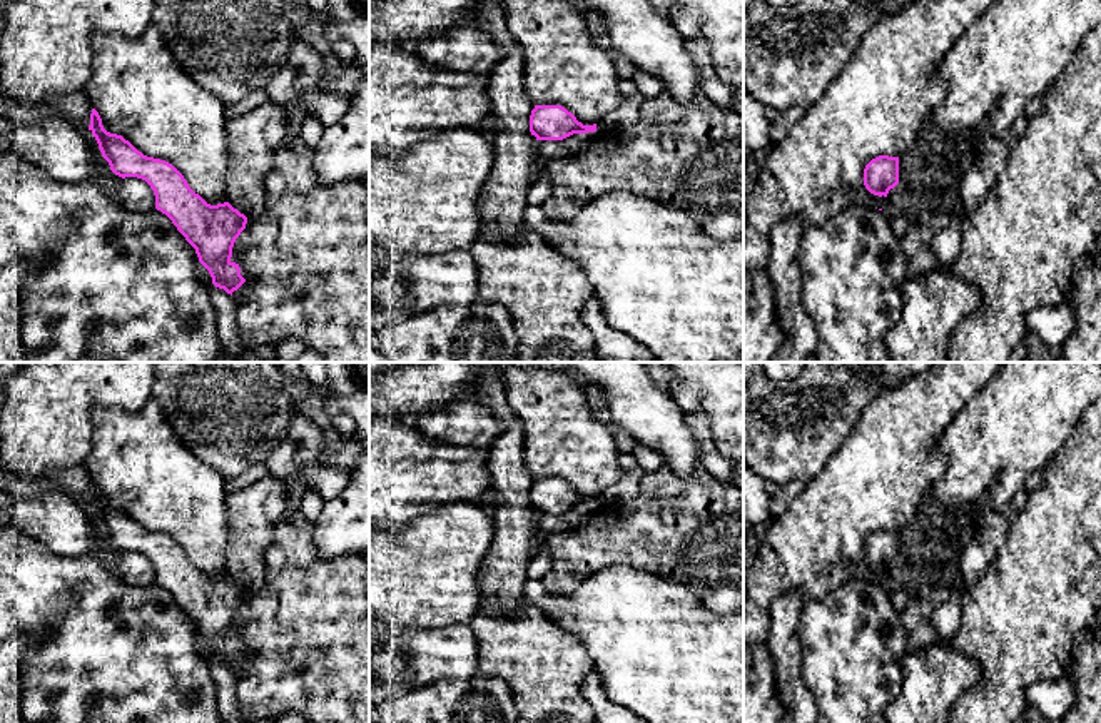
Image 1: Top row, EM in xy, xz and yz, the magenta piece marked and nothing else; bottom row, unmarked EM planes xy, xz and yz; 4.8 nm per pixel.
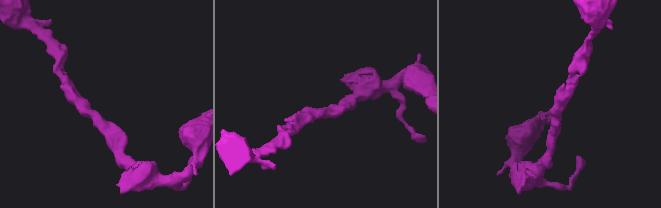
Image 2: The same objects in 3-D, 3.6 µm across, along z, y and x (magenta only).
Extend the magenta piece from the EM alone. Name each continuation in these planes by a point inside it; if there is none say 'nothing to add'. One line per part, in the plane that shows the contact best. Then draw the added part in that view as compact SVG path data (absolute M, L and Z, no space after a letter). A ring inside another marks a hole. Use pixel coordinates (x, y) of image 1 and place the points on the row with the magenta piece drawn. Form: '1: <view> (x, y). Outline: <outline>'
nothing to add

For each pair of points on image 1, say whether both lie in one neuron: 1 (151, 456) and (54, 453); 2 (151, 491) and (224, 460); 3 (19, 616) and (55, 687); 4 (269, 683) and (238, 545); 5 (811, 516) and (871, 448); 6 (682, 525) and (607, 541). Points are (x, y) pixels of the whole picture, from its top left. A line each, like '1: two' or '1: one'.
1: two
2: two
3: one
4: two
5: one
6: one

